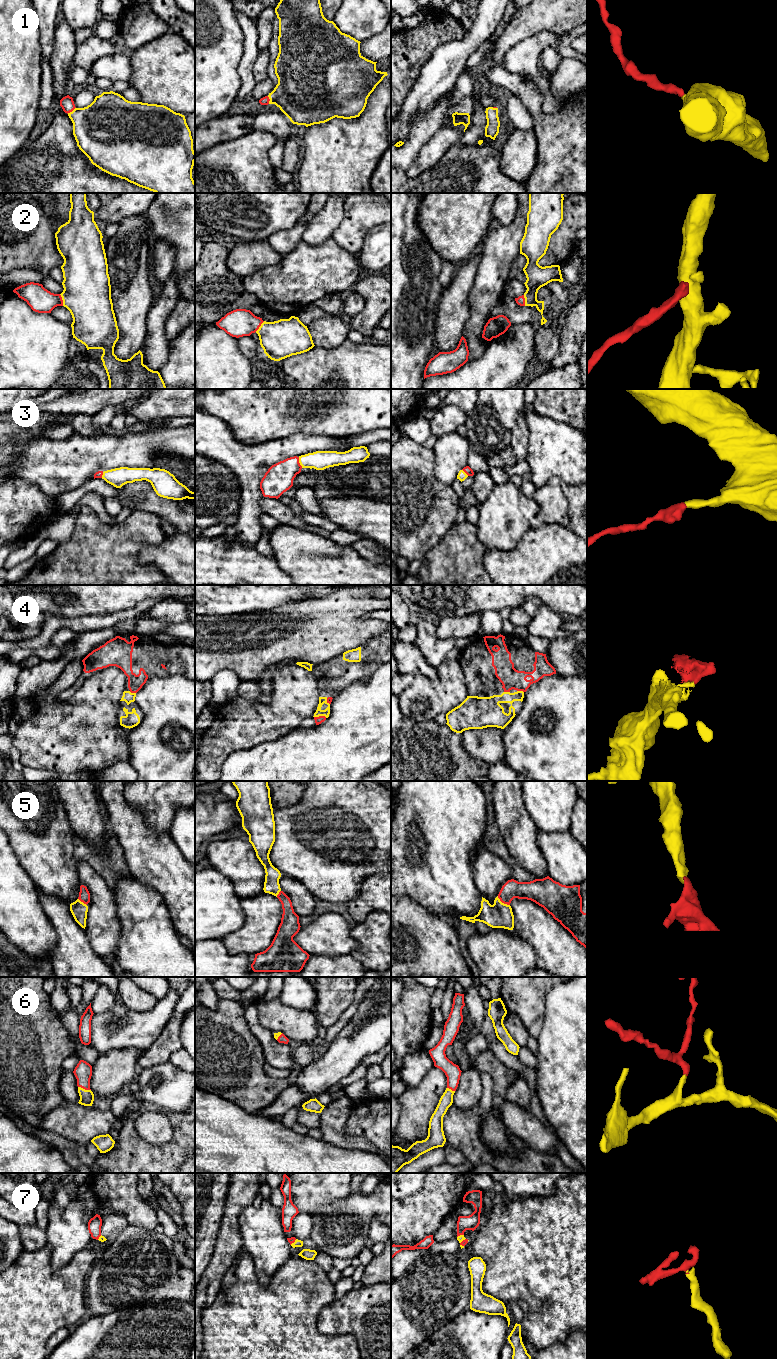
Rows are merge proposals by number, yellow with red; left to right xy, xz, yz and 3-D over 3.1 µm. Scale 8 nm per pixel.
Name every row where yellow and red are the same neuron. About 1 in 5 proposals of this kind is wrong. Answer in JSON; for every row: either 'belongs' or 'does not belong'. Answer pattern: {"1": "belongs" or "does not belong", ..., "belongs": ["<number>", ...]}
{"1": "belongs", "2": "belongs", "3": "belongs", "4": "belongs", "5": "belongs", "6": "belongs", "7": "belongs", "belongs": ["1", "2", "3", "4", "5", "6", "7"]}

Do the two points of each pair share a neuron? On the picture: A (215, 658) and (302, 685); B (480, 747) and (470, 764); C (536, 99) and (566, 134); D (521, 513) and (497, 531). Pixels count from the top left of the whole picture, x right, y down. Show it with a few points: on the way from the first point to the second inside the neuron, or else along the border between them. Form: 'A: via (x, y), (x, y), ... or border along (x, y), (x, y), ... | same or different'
A: border along (278, 665), (272, 668) | different
B: border along (462, 736), (462, 746), (472, 756), (489, 765) | different
C: via (536, 109), (556, 131) | same
D: via (515, 513), (501, 525) | same

